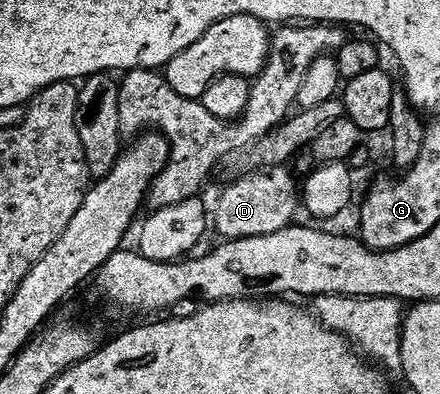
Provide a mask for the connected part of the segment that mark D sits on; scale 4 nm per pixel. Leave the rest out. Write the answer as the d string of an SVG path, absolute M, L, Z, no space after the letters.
M288 167L254 171L254 176L237 180L217 200L215 232L221 238L238 236L262 236L275 234L290 227L299 212L299 180L289 173Z

